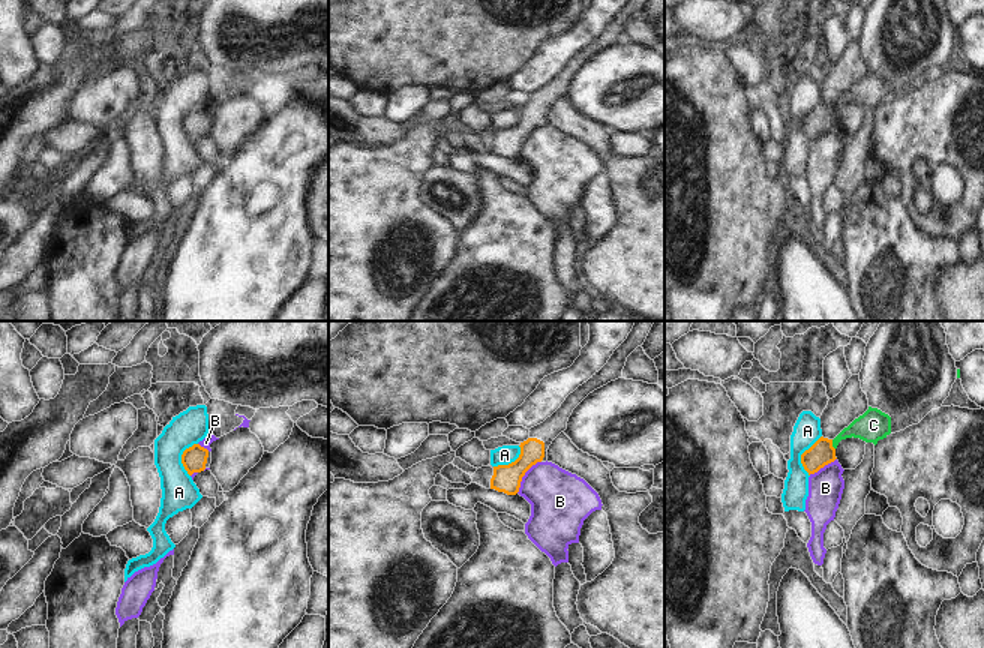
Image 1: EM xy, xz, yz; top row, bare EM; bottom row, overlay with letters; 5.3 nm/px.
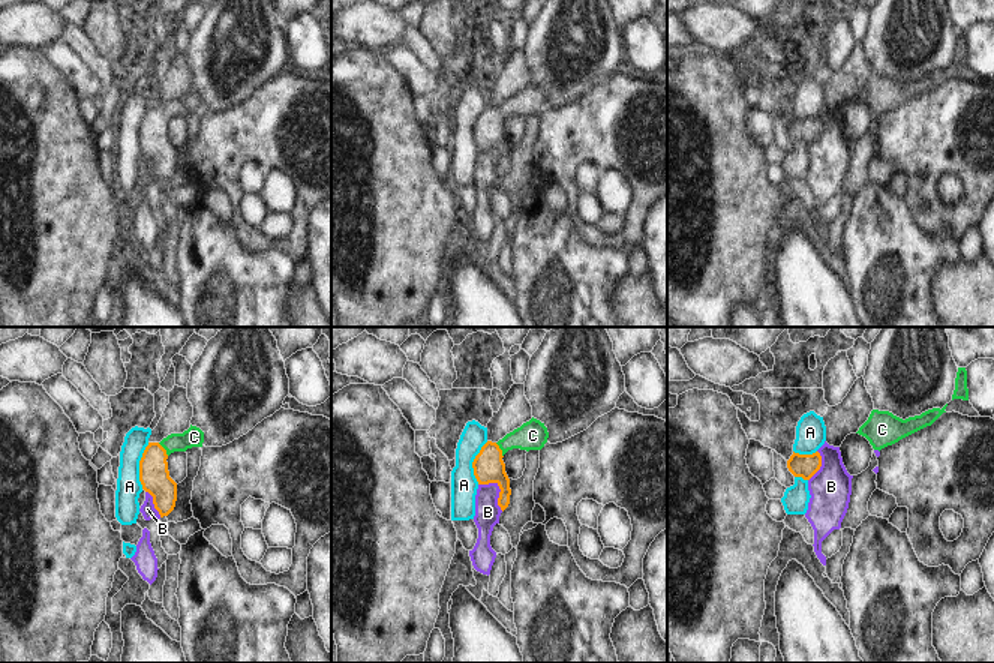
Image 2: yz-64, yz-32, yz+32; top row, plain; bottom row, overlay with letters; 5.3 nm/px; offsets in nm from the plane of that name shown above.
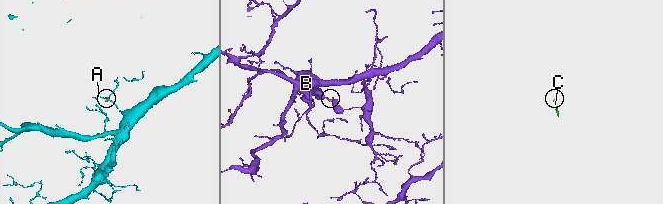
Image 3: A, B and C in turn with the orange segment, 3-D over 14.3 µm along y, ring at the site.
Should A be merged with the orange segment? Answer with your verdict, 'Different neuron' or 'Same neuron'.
Different neuron.

